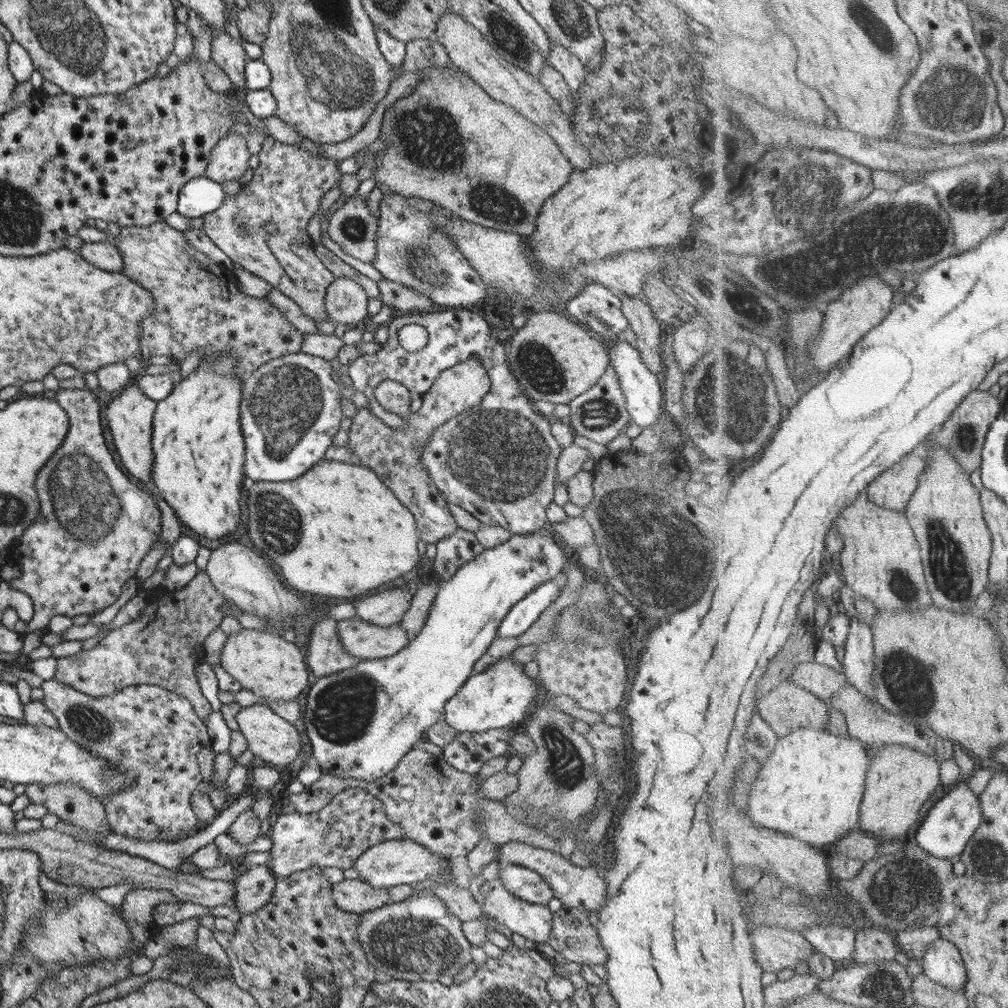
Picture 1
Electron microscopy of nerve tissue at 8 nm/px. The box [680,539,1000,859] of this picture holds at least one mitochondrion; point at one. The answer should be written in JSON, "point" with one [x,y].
{"point":[911,687]}

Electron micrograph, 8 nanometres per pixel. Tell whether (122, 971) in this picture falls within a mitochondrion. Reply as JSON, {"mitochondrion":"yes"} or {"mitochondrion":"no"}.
{"mitochondrion":"no"}

